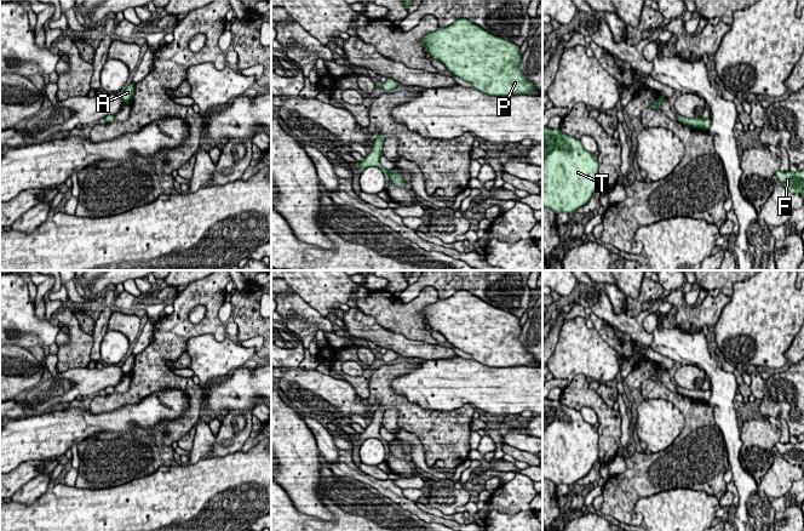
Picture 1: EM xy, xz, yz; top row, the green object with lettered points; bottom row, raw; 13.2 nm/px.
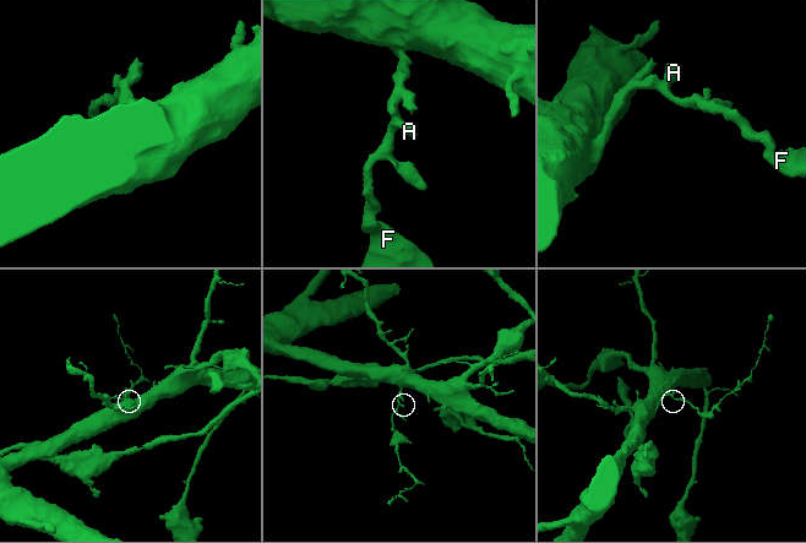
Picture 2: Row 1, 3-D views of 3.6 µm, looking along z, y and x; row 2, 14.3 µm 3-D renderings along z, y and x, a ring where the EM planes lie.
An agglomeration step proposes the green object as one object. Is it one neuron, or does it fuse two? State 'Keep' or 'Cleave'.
Keep

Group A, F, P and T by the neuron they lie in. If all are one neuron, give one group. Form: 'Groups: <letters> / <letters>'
Groups: A F P T

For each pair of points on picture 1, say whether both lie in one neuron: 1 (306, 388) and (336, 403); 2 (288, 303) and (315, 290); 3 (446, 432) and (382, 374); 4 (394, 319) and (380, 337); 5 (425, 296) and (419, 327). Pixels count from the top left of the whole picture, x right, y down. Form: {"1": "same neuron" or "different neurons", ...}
{"1": "same neuron", "2": "different neurons", "3": "same neuron", "4": "different neurons", "5": "same neuron"}

